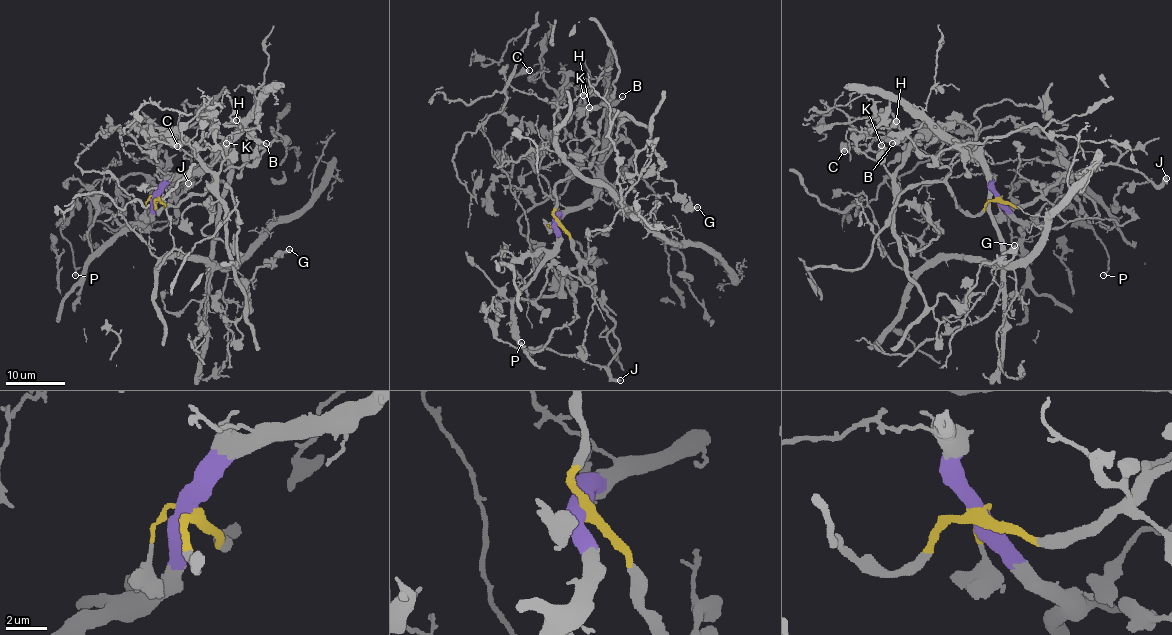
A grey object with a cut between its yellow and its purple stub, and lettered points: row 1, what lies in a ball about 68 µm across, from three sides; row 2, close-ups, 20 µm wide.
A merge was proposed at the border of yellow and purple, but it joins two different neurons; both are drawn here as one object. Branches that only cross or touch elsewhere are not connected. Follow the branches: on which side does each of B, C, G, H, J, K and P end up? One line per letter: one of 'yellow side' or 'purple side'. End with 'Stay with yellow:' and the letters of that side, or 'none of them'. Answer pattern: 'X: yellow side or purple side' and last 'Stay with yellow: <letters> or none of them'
B: yellow side
C: purple side
G: purple side
H: purple side
J: yellow side
K: purple side
P: yellow side
Stay with yellow: B, J, P

